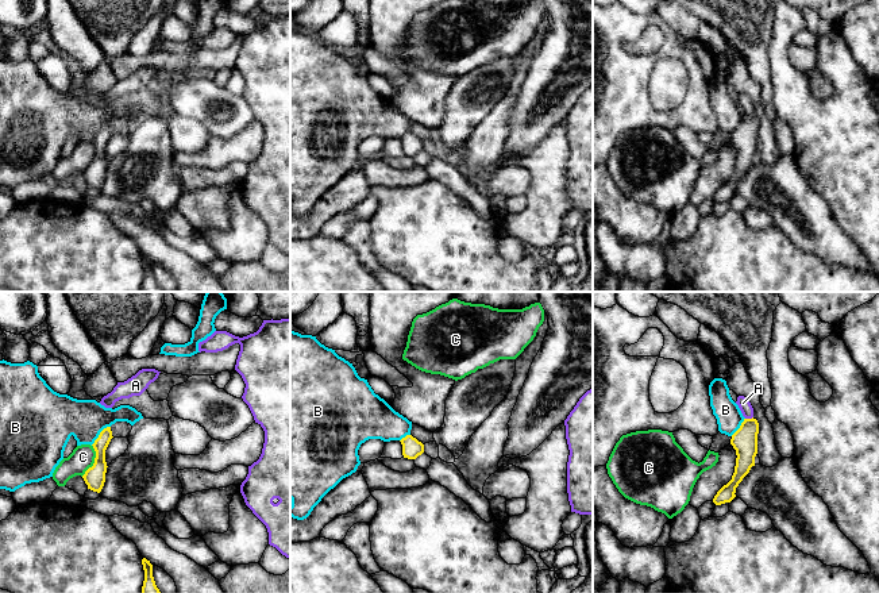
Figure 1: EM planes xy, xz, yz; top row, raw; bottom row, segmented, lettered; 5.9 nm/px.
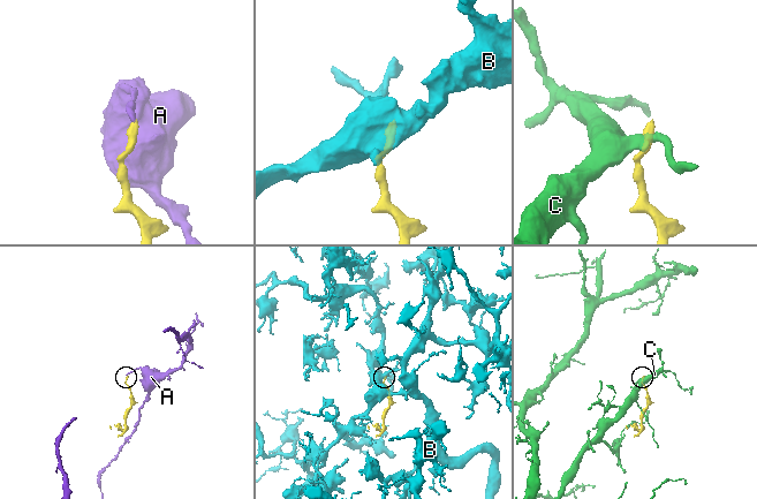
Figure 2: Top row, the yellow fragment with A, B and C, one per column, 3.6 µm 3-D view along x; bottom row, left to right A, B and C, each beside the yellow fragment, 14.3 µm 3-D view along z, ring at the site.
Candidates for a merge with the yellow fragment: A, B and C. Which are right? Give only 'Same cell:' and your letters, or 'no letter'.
Same cell: no letter

